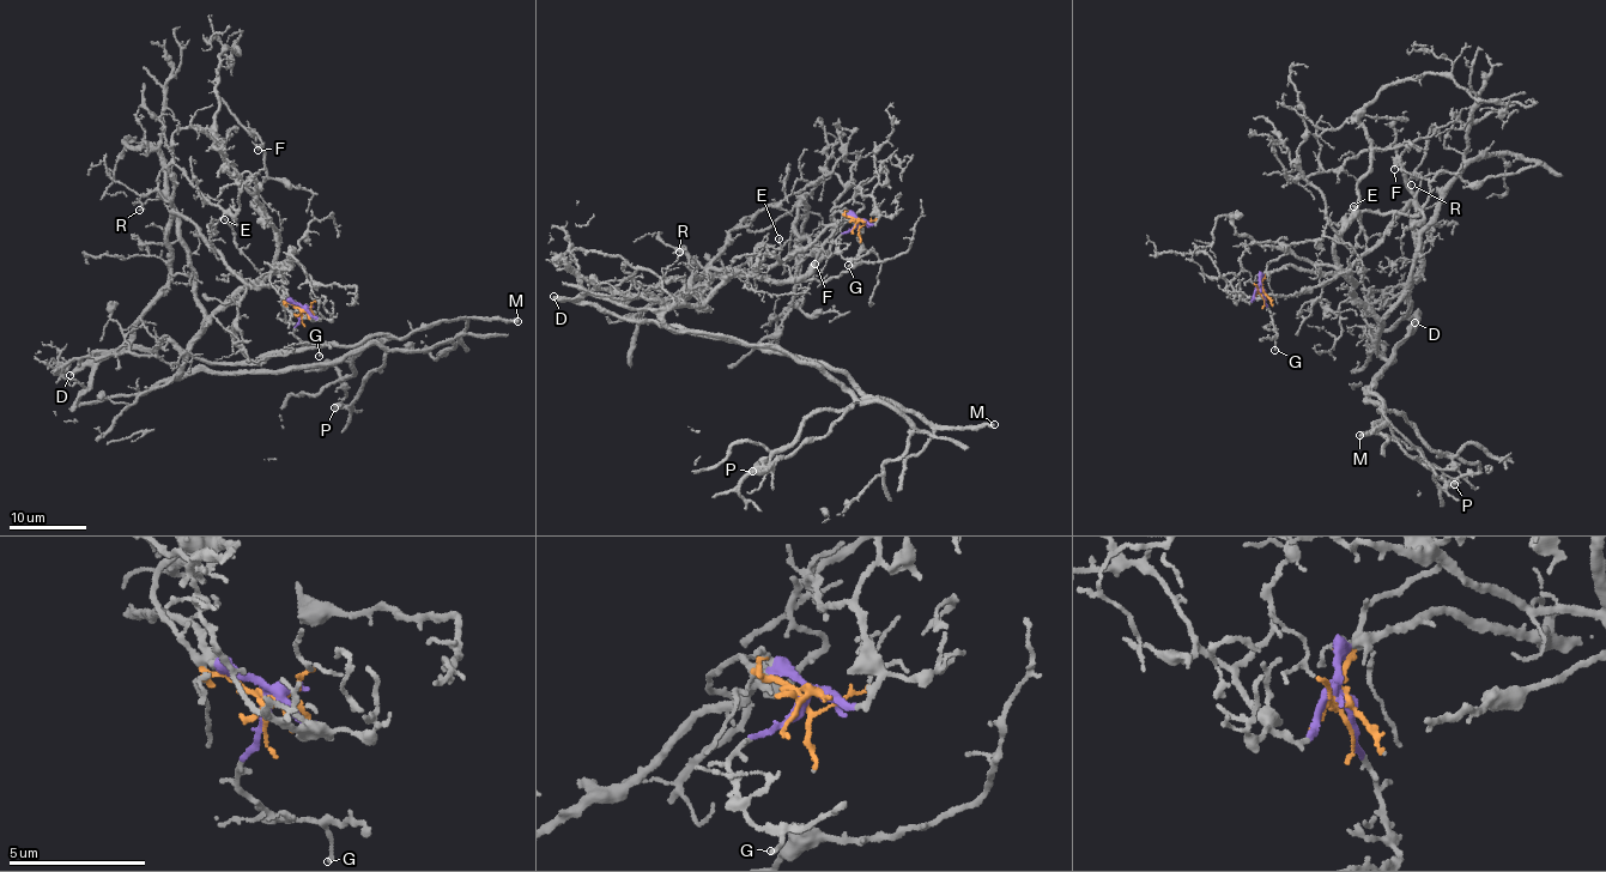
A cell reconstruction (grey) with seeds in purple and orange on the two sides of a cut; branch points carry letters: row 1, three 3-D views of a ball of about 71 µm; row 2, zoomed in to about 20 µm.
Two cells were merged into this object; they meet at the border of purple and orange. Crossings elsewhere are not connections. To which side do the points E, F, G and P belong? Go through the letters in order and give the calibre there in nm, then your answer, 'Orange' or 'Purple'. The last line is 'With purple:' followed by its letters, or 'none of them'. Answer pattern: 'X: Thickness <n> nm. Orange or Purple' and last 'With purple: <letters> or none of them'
E: Thickness 130 nm. Orange
F: Thickness 130 nm. Orange
G: Thickness 130 nm. Purple
P: Thickness 550 nm. Orange
With purple: G

